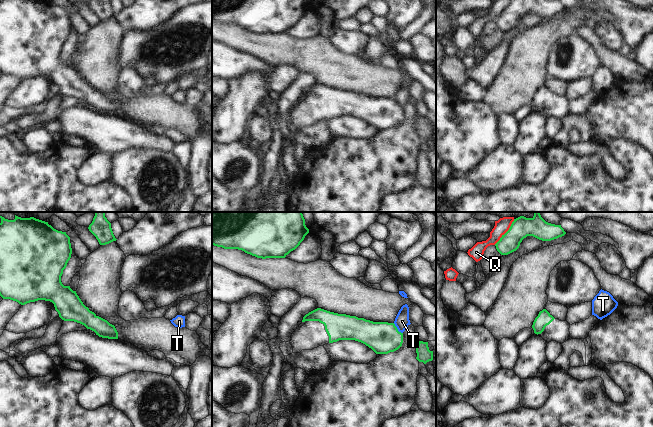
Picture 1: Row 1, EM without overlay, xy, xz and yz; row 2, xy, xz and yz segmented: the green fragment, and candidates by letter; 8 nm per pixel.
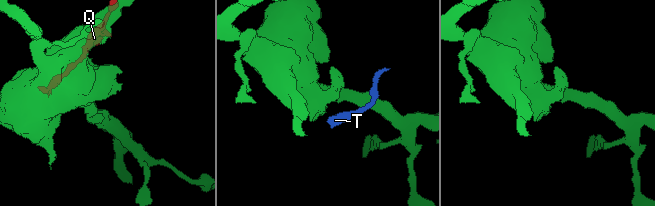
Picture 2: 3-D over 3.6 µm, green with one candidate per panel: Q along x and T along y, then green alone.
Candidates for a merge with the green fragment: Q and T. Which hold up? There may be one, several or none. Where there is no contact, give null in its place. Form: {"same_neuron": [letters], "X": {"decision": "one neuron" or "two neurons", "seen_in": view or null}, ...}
{"same_neuron": [], "Q": {"decision": "two neurons", "seen_in": "yz"}, "T": {"decision": "two neurons", "seen_in": "xz"}}

